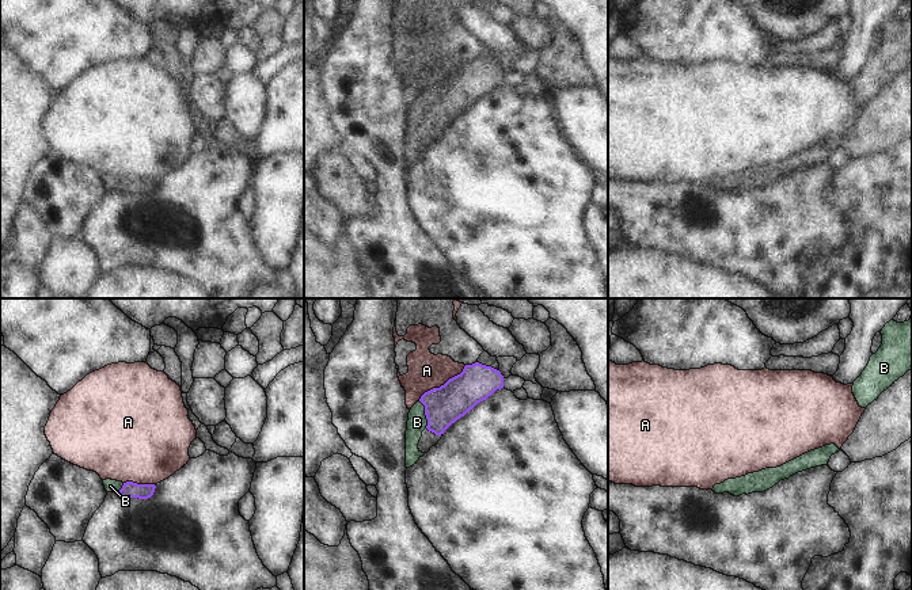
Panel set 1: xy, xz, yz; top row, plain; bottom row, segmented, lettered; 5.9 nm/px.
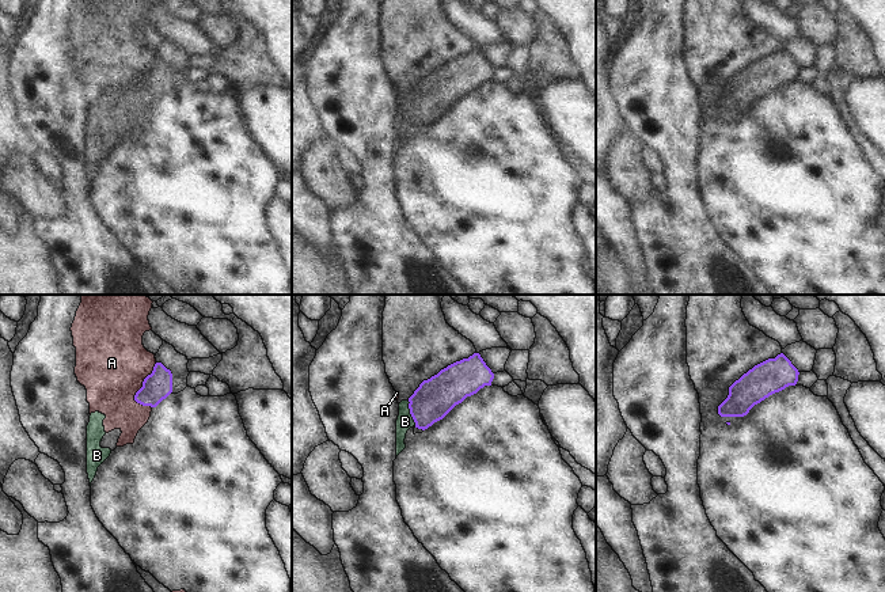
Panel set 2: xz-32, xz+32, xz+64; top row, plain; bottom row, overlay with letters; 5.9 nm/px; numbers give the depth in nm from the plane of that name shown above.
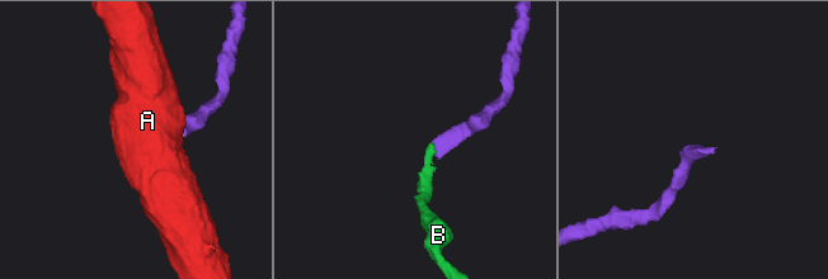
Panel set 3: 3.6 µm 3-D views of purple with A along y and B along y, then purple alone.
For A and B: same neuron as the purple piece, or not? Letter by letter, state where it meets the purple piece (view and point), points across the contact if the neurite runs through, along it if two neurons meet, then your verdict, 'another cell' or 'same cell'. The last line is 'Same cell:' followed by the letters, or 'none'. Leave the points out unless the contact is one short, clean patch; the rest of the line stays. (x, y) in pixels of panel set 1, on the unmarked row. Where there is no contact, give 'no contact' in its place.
A: contact xz (441, 82); border xz (466, 61), (459, 69), (439, 83), (428, 86), (418, 96); another cell
B: contact xz (425, 110); way xz (444, 102), (425, 110), (417, 118); same cell
Same cell: B

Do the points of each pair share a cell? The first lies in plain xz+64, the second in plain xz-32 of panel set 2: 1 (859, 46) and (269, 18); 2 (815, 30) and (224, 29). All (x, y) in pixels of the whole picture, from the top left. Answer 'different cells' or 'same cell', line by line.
1: different cells
2: same cell

